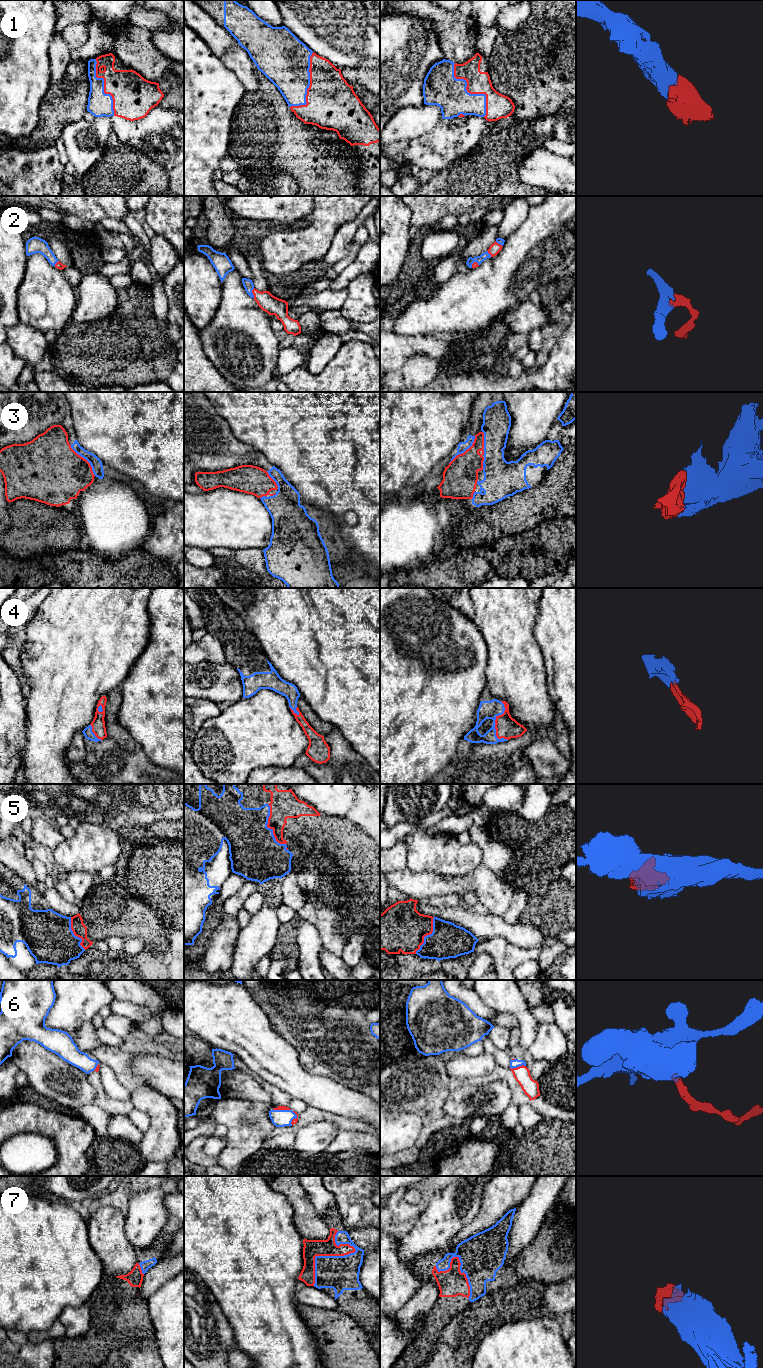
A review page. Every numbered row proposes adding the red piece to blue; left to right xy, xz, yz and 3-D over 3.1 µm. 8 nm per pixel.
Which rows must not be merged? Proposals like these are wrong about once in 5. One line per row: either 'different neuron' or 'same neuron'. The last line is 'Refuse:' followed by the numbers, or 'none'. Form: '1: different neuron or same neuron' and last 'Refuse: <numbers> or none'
1: same neuron
2: same neuron
3: same neuron
4: same neuron
5: different neuron
6: same neuron
7: same neuron
Refuse: 5

